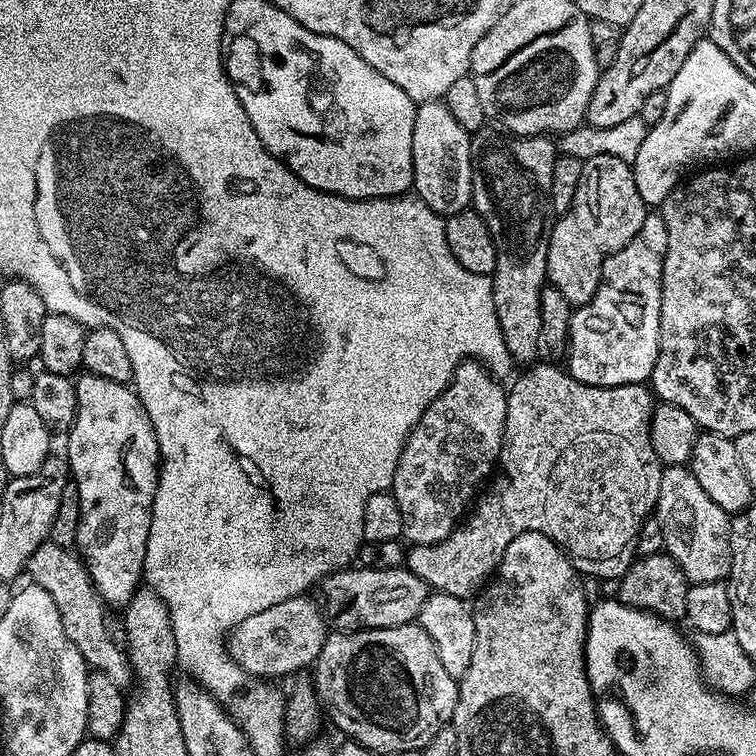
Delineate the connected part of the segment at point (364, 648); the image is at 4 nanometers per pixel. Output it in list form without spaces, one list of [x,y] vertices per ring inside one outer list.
[[[419,623],[403,624],[393,628],[366,628],[363,630],[332,630],[324,637],[324,645],[318,654],[314,671],[310,679],[316,685],[316,694],[320,698],[323,711],[336,723],[336,728],[349,740],[355,740],[363,748],[369,748],[374,754],[380,752],[416,752],[419,753],[428,745],[430,738],[438,734],[438,730],[449,727],[452,723],[454,706],[458,702],[457,677],[446,674],[446,666],[442,666],[442,658],[438,658],[438,650],[434,650],[434,642],[430,642],[430,634],[422,630]]]

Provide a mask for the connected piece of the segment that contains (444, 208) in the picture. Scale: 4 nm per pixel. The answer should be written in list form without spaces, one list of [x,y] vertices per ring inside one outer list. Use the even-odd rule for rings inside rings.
[[[427,100],[419,105],[414,118],[414,146],[412,147],[414,158],[414,178],[412,188],[415,195],[420,197],[430,210],[434,210],[445,218],[458,214],[462,209],[469,207],[472,202],[472,136],[458,121],[454,114],[450,114],[448,107],[440,100]]]

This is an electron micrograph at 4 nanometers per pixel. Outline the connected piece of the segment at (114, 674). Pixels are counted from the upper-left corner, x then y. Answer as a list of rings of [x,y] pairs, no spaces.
[[[45,542],[29,558],[26,576],[31,583],[42,586],[50,598],[54,598],[54,606],[58,606],[58,618],[62,618],[62,630],[66,630],[66,638],[78,646],[78,654],[82,654],[89,669],[106,674],[106,678],[110,678],[110,682],[114,682],[114,686],[121,690],[127,689],[127,684],[129,687],[134,680],[127,651],[121,645],[119,648],[115,638],[108,633],[108,620],[104,617],[106,605],[96,593],[96,587],[88,577],[79,555],[57,544]]]

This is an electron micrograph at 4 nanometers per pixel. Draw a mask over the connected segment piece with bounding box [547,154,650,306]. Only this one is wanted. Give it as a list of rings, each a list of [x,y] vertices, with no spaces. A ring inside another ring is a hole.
[[[598,154],[594,158],[584,161],[582,178],[578,182],[578,190],[574,194],[574,202],[568,212],[563,213],[553,223],[550,234],[550,250],[548,251],[548,279],[547,283],[551,287],[562,290],[566,302],[574,306],[579,306],[590,302],[600,285],[602,278],[602,266],[606,258],[610,258],[638,230],[642,230],[642,222],[650,215],[649,209],[642,202],[642,194],[638,194],[638,186],[634,182],[632,165],[622,158],[614,158],[610,154]]]

